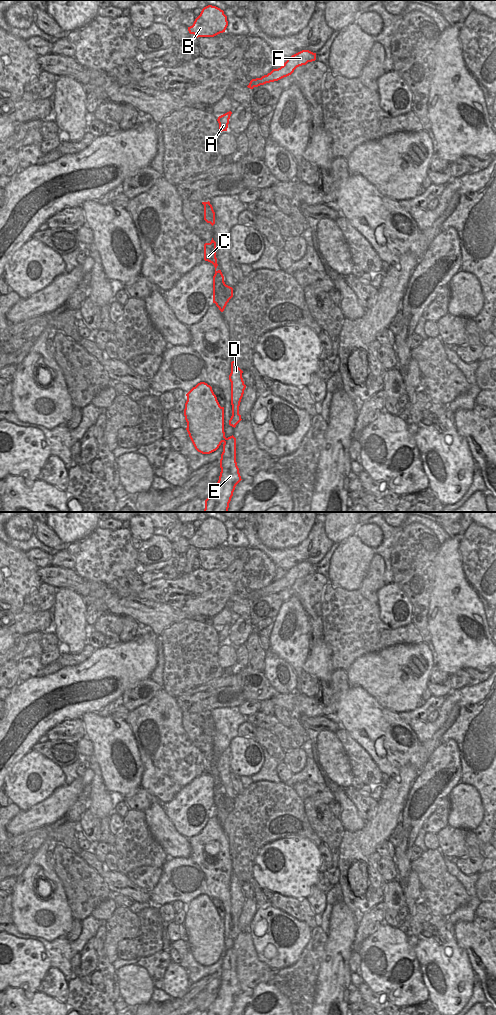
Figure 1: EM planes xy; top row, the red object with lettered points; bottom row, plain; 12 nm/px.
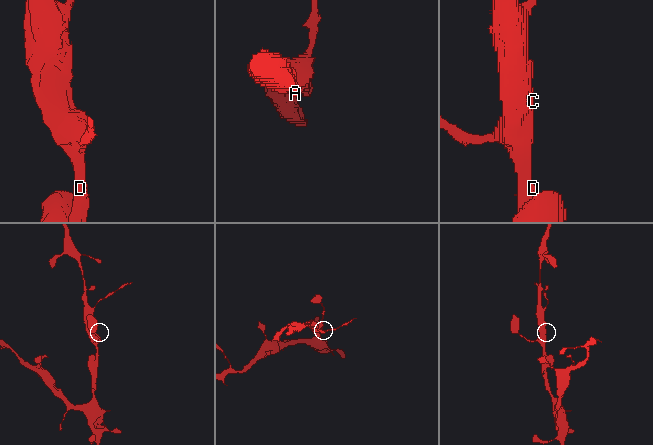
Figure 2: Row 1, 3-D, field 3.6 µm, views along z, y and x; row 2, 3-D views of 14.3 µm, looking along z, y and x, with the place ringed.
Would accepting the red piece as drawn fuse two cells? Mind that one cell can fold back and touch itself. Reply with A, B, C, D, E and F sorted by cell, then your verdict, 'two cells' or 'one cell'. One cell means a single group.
A B C D E / F | two cells

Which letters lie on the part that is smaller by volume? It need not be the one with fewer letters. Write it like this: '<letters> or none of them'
F

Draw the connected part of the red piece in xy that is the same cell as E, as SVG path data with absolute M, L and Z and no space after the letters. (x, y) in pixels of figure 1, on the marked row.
M200 382L186 396L186 430L195 449L210 454L224 443L219 480L205 500L204 512L228 512L235 487L242 480L236 462L236 438L225 437L224 407L220 406L210 385Z

